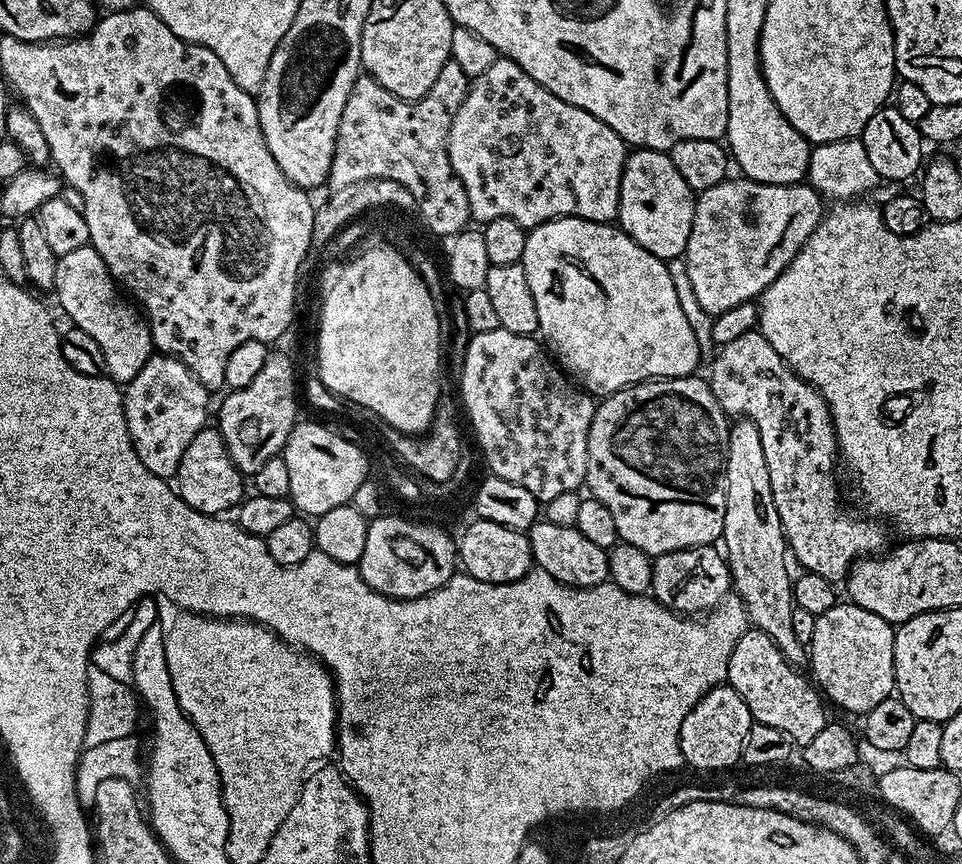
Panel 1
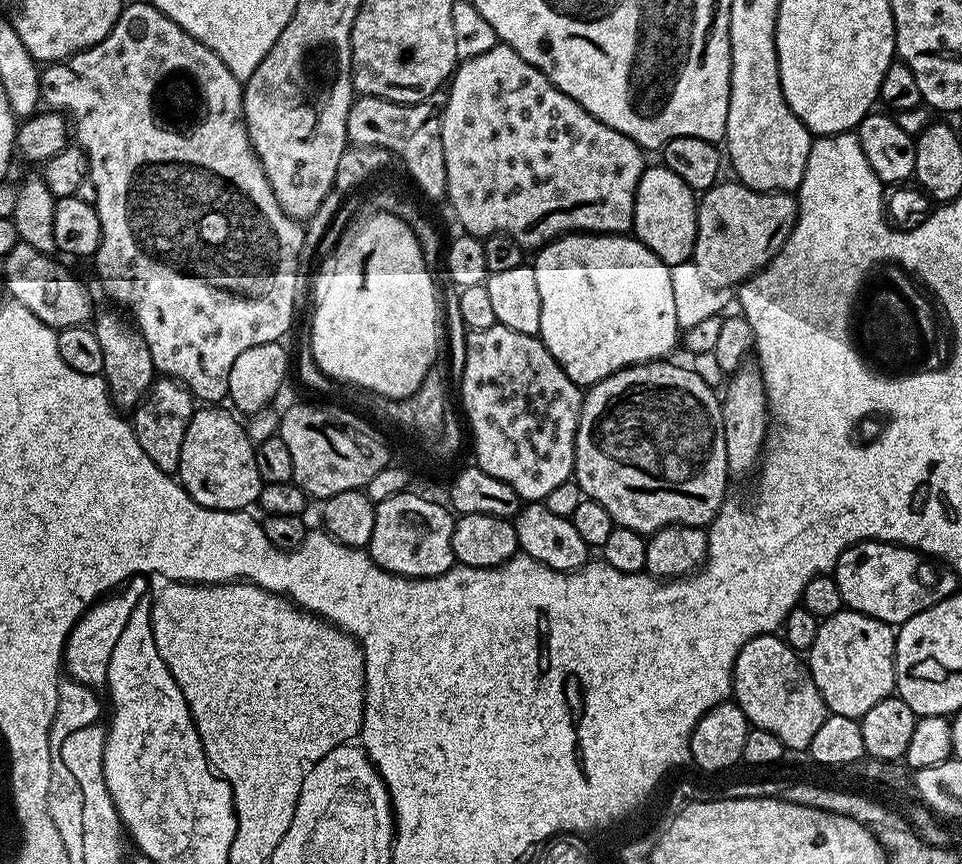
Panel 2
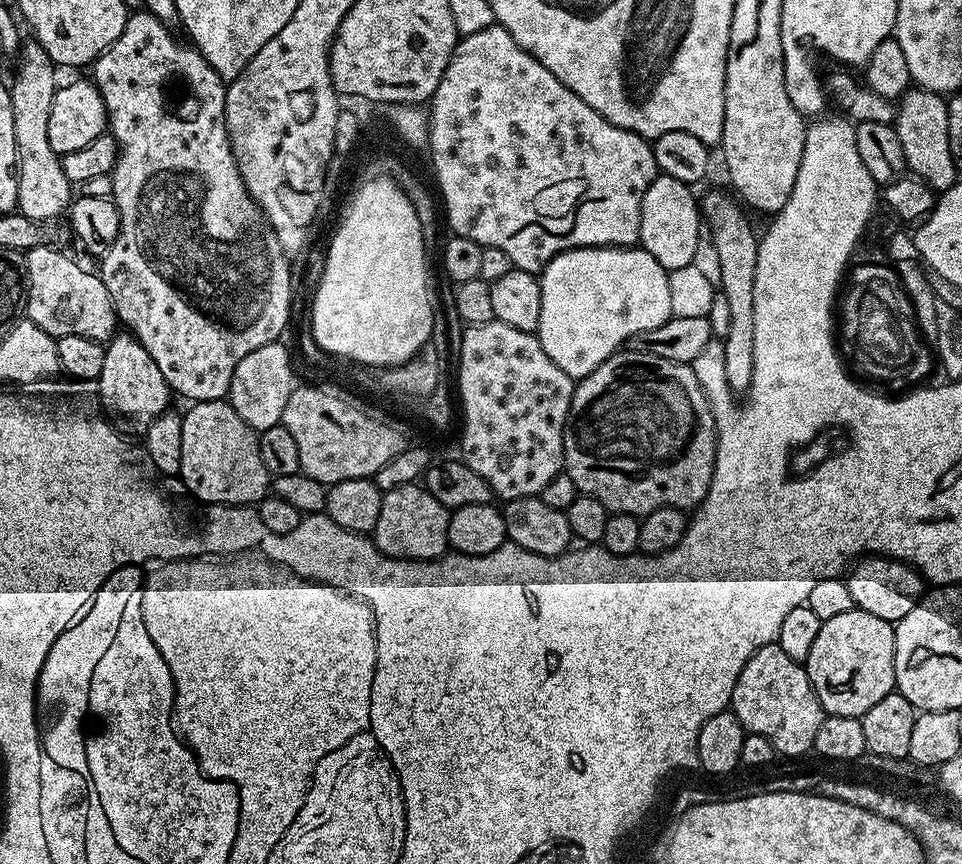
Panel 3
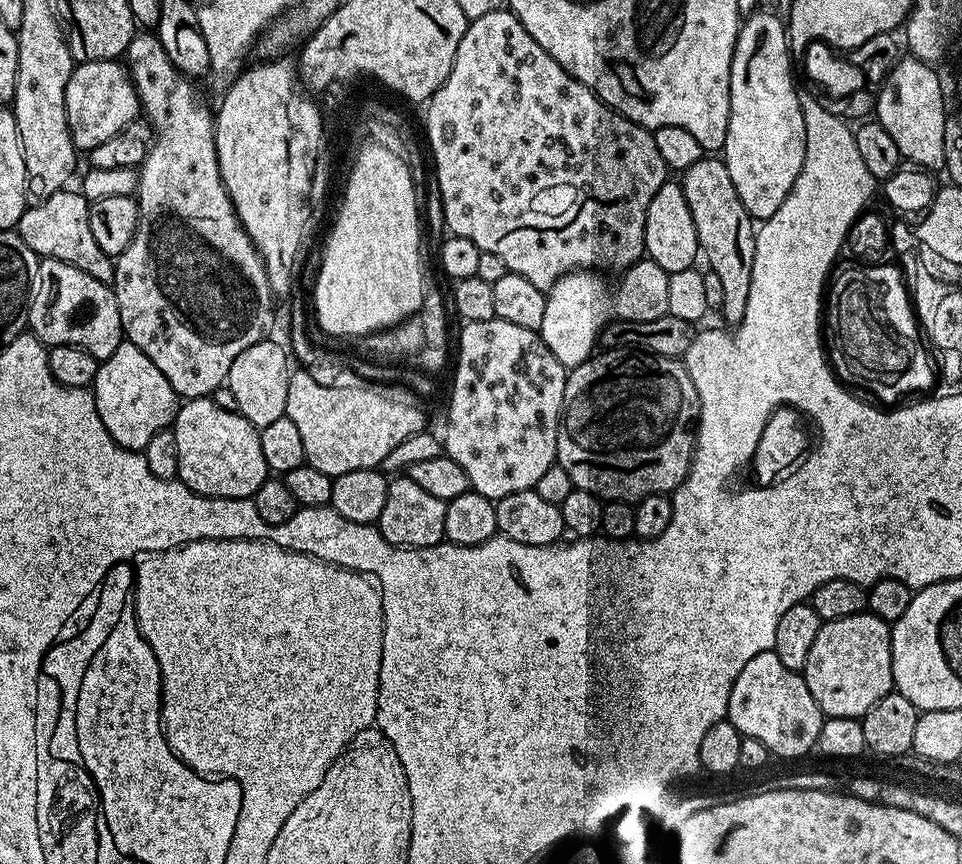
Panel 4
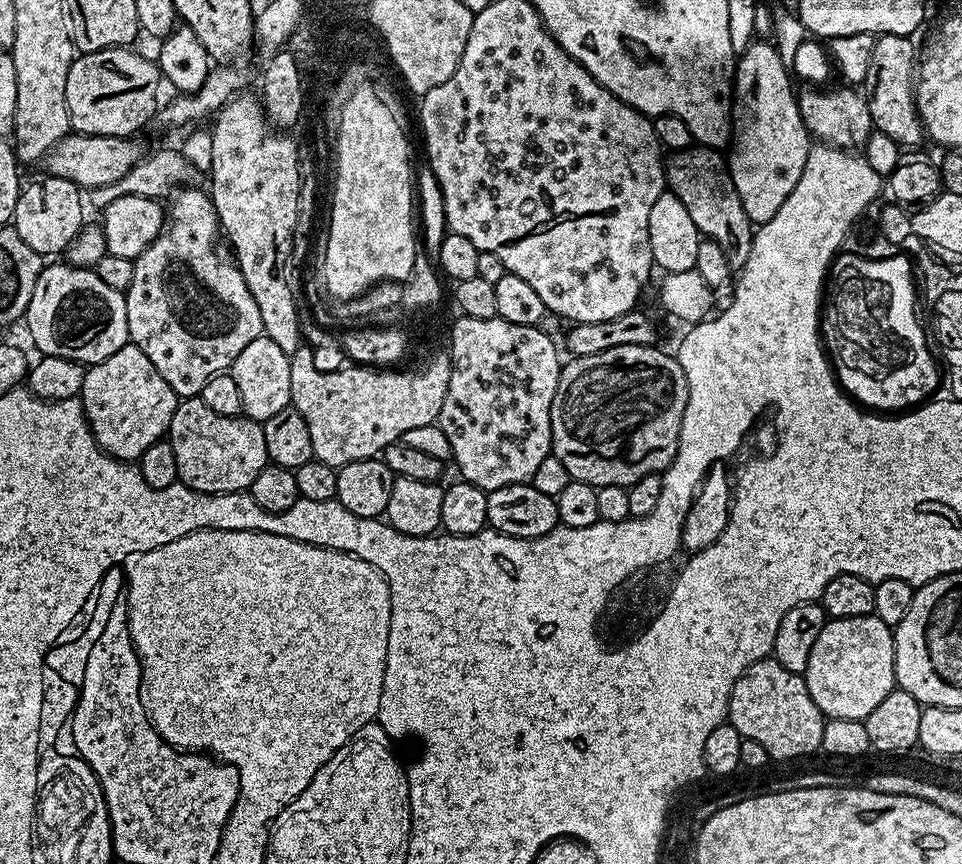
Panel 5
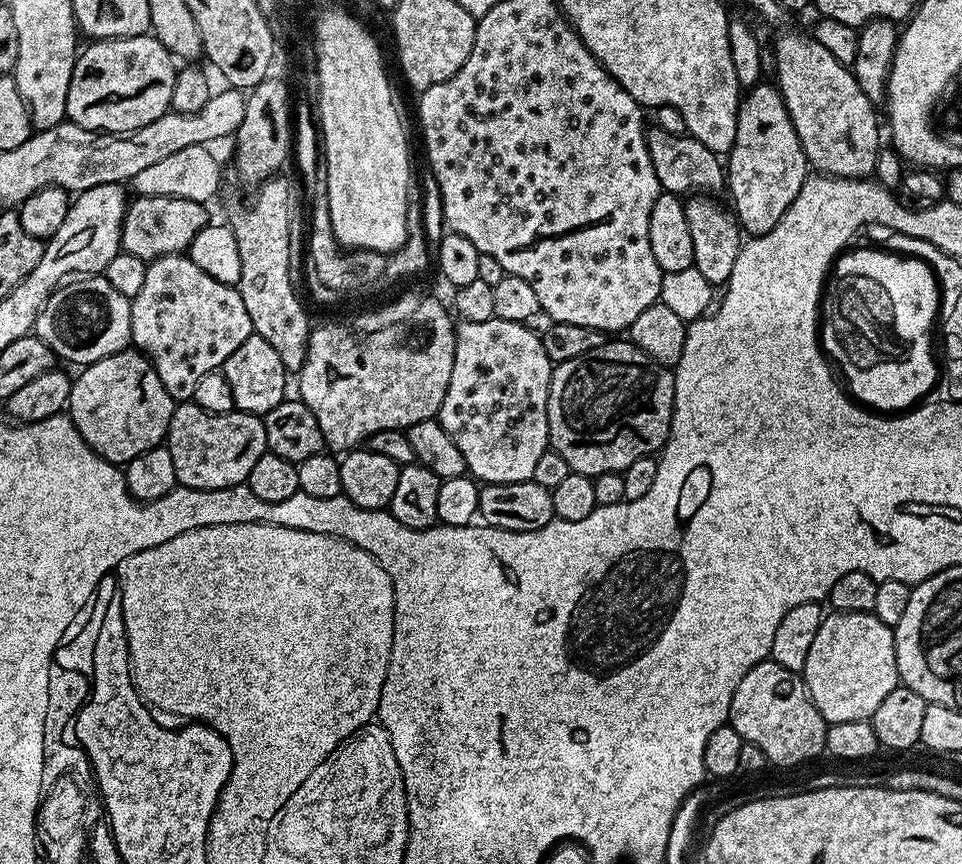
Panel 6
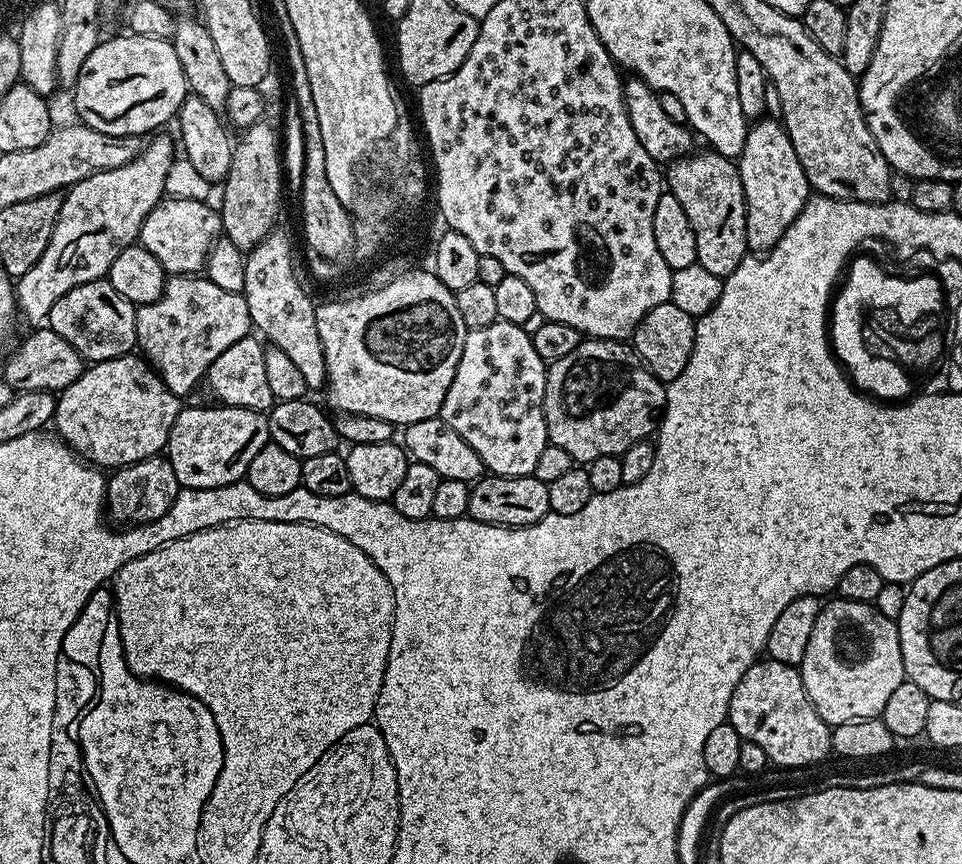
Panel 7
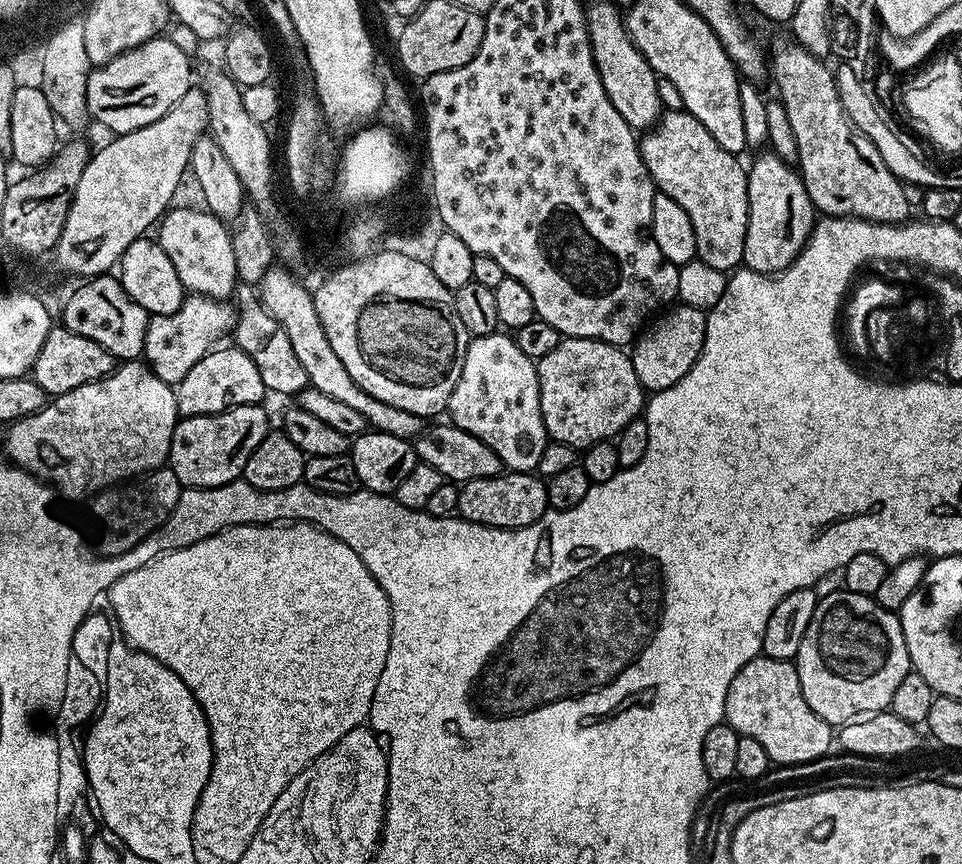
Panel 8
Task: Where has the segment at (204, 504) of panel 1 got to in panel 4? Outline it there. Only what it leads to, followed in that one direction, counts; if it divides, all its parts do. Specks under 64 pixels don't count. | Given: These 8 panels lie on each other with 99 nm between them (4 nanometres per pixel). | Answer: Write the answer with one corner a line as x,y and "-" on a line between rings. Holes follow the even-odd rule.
199,396
196,400
184,400
177,407
176,418
170,425
170,430
174,434
174,442
178,442
178,470
177,477
190,490
194,490
199,496
217,496
218,498
250,498
258,490
258,486
262,486
264,480
269,479
270,473
266,466
266,457
262,455
262,442
260,441
260,429
255,428
251,422
240,415
239,412
231,407
223,408
220,404
215,404
215,399
207,396

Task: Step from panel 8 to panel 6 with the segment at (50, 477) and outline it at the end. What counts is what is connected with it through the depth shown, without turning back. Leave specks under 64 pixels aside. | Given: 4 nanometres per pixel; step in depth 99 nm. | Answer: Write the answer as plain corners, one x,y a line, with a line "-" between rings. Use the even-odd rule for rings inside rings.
125,350
118,354
110,354
106,358
102,358
98,362
81,367
79,369
80,377
77,375
72,381
72,389
70,390
70,398
68,399
68,406
66,415
72,419
74,426
78,430
78,434
82,434
82,438
86,443
96,451
99,456
104,456
111,464
117,466
127,466
134,458
138,458
138,454
146,454
146,450
151,448
159,448
165,443
168,427
170,426
170,418
172,417
172,410
174,401
172,396
166,390
166,386
162,386
162,378
158,378
156,367
153,366
152,361
147,356
141,354
136,350

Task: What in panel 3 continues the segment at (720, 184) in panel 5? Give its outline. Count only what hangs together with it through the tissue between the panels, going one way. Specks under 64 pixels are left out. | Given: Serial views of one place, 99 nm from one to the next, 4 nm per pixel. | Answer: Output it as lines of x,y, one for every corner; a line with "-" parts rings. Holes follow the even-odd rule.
708,192
702,196
702,220
707,231
708,228
712,231
712,248
716,251
716,264
720,267
718,288
726,294
730,309
730,330
722,338
726,382
732,393
744,394
752,385
754,374
754,274
758,236
752,233
749,213
725,192

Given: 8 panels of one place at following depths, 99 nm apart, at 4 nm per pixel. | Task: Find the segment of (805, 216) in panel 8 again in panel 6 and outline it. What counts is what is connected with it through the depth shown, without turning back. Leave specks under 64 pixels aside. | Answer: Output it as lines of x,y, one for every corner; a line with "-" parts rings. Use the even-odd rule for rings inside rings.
761,82
747,89
736,113
736,141
726,156
726,192
732,195
741,229
749,237
774,230
809,175
808,159
779,88
775,83

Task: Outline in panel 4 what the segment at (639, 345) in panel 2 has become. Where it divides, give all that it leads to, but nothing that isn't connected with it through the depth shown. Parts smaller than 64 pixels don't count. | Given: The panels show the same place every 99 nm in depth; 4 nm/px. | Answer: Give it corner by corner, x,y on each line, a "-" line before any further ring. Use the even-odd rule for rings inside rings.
642,258
637,264
625,268
617,279
621,280
617,282
616,288
611,288
603,278
603,275
592,270
567,272
546,293
546,314
542,318
539,333
550,354
554,354
554,358
558,358
565,369
577,368
591,358
597,351
601,330
610,321
650,322
668,315
666,290
669,273
652,260

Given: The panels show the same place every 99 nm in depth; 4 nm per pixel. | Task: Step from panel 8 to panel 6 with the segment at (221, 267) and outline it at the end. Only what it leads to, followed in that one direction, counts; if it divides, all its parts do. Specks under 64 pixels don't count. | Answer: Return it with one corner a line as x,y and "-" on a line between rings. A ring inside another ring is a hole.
137,195
131,201
124,215
120,247
130,255
136,255
145,262
156,260
159,256
174,256
192,247
194,238
209,223
207,207
198,201
188,201
180,197
158,197

